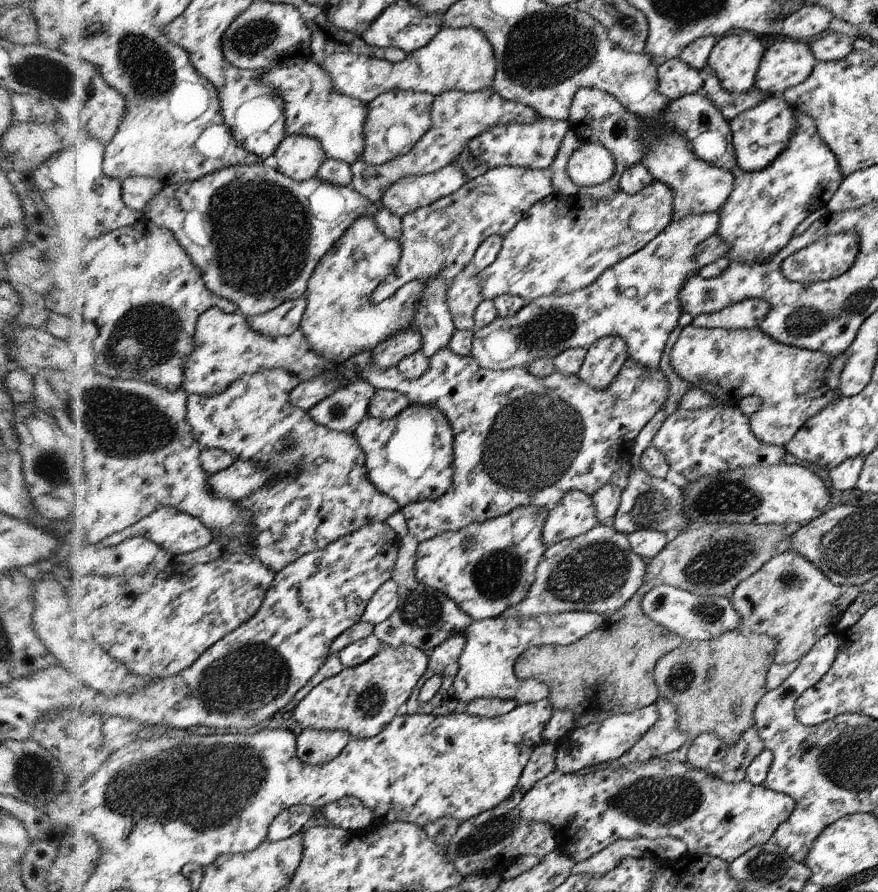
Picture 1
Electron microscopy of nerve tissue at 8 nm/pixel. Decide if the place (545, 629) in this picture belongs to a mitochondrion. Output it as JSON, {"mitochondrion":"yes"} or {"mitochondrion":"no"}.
{"mitochondrion":"yes"}

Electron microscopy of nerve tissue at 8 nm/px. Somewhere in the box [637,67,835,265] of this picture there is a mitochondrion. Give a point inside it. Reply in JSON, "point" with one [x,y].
{"point":[705,118]}

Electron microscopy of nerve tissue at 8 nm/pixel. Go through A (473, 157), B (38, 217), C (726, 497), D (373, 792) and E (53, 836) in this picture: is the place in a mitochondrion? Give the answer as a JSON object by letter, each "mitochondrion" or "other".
{"A":"other","B":"other","C":"mitochondrion","D":"other","E":"other"}

